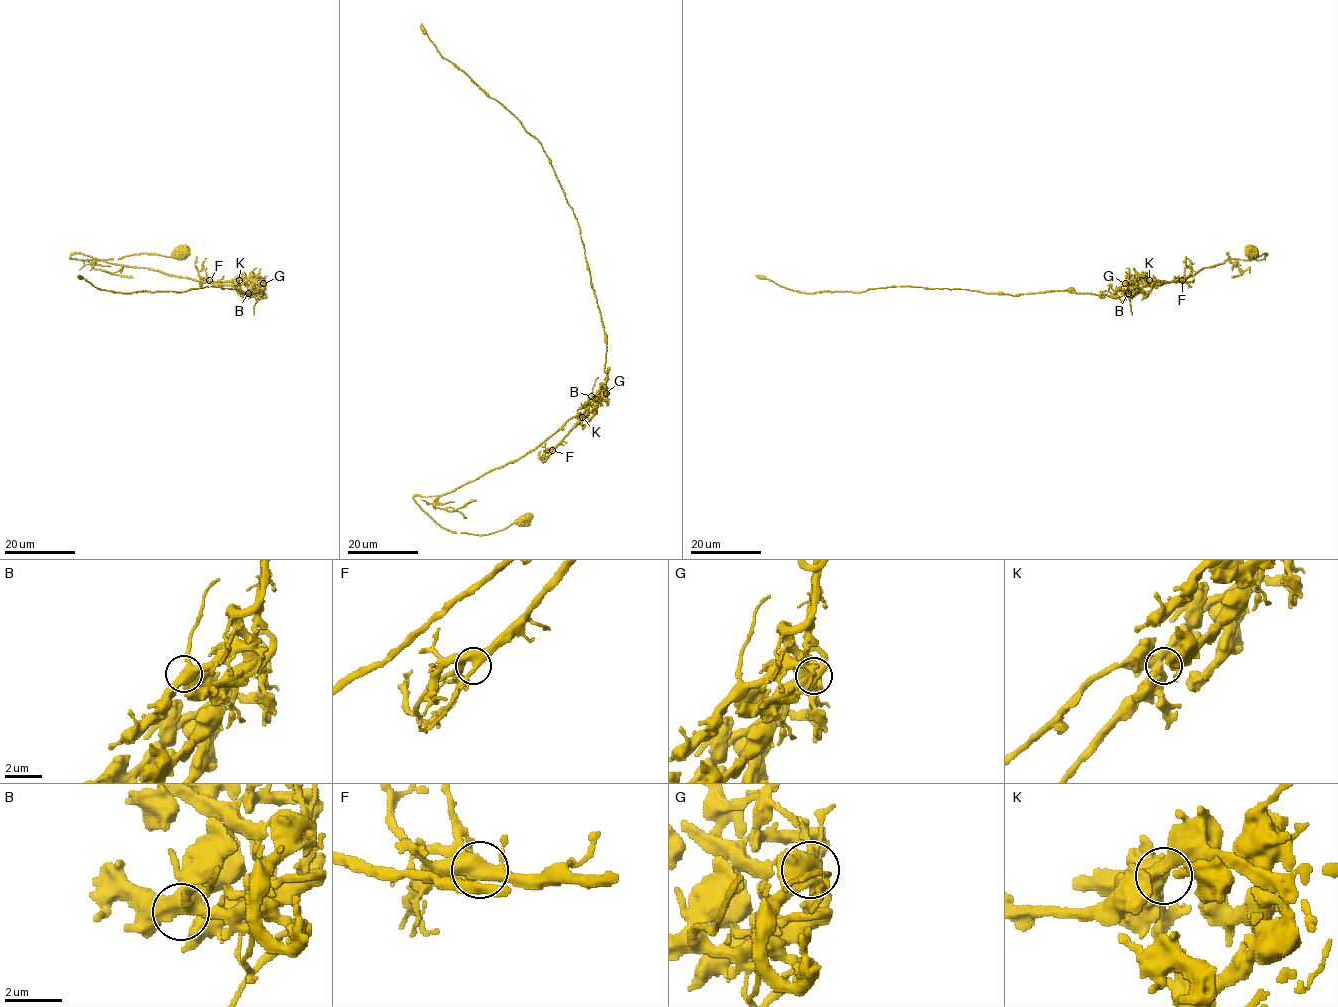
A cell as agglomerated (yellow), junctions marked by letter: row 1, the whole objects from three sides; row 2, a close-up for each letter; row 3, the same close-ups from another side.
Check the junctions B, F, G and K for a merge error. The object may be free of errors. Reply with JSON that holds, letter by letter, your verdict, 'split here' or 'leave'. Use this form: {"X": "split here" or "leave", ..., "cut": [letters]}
{"B": "leave", "F": "leave", "G": "leave", "K": "leave", "cut": []}

